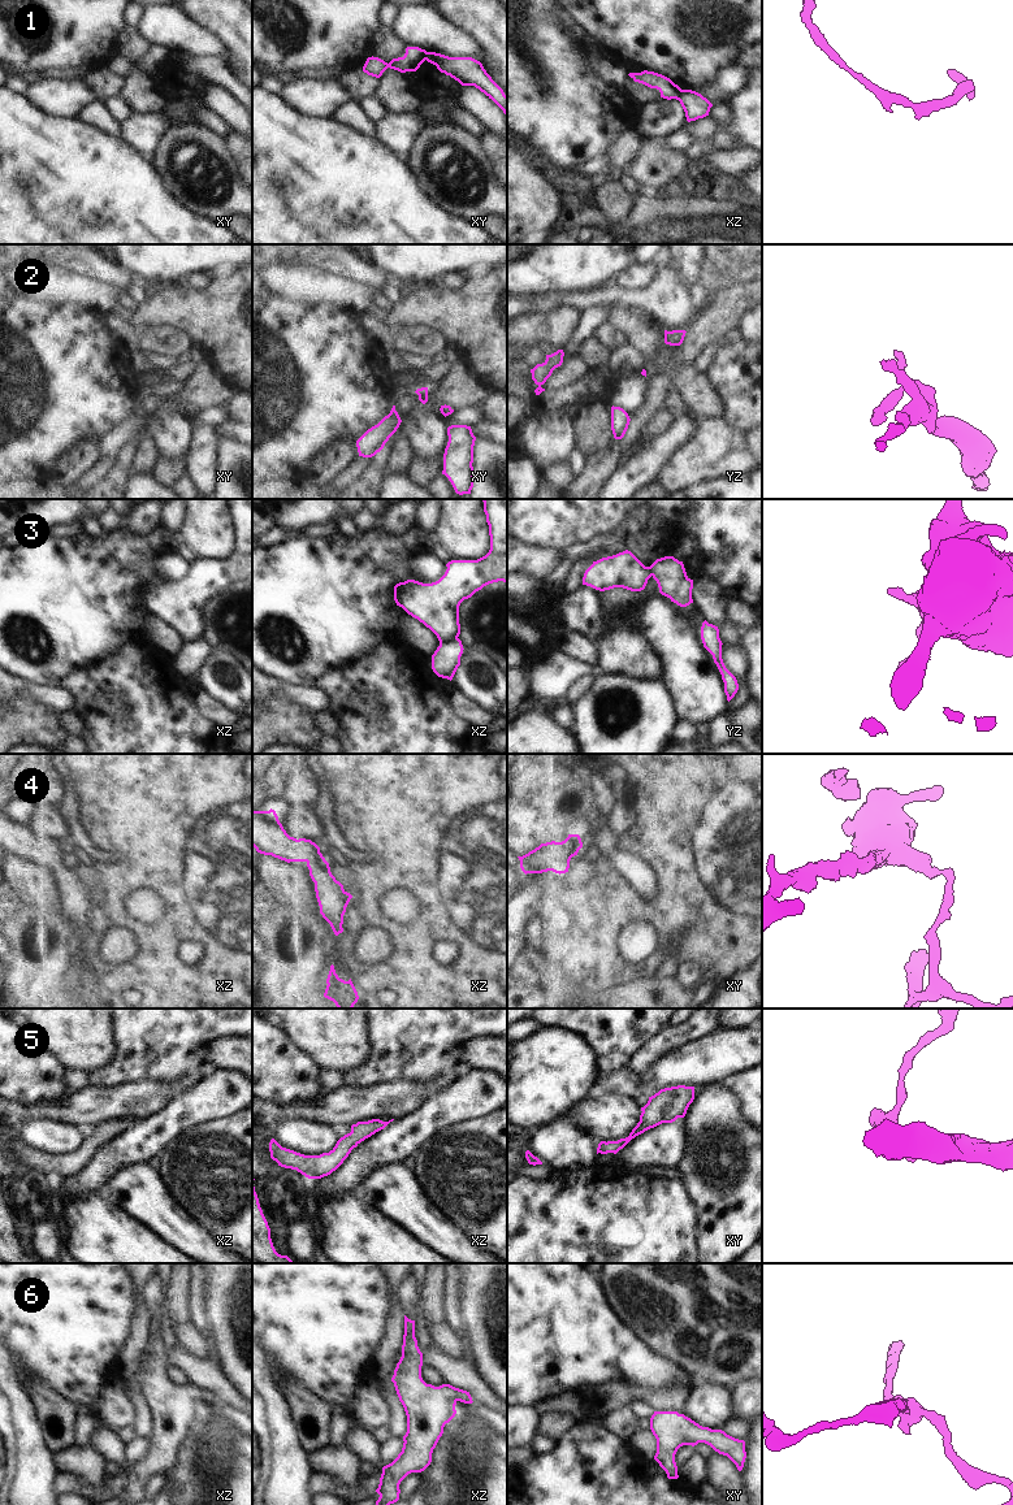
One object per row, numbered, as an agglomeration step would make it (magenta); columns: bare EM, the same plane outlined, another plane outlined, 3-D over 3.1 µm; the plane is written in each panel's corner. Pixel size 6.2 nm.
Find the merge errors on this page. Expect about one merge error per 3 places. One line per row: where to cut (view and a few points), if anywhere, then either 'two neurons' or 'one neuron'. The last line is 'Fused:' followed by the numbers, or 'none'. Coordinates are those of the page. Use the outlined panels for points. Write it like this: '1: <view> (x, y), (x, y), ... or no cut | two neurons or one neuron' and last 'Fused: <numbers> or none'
1: xz (682, 90), (676, 99) | two neurons
2: no cut | one neuron
3: xz (457, 637), (440, 643) | two neurons
4: no cut | one neuron
5: no cut | one neuron
6: no cut | one neuron
Fused: 1, 3

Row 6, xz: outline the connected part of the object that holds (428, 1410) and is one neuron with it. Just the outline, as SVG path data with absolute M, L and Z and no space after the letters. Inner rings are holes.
M404 1315L402 1357L391 1382L407 1415L407 1432L402 1452L382 1467L376 1505L390 1505L399 1500L401 1482L408 1474L421 1473L430 1465L445 1424L456 1414L456 1402L473 1402L467 1391L450 1384L427 1384L421 1378L421 1366L423 1353L415 1337L415 1320Z

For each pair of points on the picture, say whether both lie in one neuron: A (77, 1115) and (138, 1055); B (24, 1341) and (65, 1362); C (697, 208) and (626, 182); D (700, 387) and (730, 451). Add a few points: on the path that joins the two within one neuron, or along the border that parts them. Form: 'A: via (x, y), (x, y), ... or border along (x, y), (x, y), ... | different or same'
A: border along (135, 1080), (109, 1087), (90, 1087) | different
B: via (34, 1341), (44, 1341), (55, 1352) | same
C: border along (652, 192), (633, 199) | different
D: border along (721, 416), (704, 419) | different

